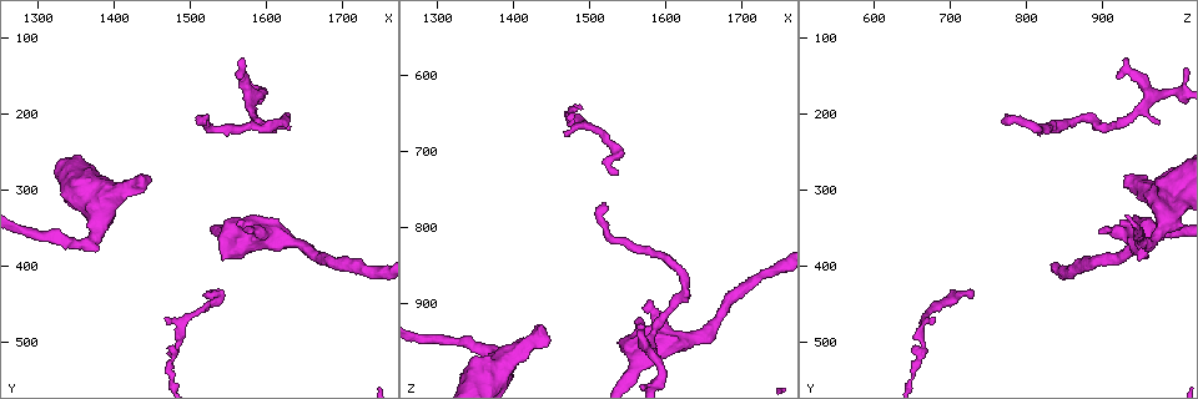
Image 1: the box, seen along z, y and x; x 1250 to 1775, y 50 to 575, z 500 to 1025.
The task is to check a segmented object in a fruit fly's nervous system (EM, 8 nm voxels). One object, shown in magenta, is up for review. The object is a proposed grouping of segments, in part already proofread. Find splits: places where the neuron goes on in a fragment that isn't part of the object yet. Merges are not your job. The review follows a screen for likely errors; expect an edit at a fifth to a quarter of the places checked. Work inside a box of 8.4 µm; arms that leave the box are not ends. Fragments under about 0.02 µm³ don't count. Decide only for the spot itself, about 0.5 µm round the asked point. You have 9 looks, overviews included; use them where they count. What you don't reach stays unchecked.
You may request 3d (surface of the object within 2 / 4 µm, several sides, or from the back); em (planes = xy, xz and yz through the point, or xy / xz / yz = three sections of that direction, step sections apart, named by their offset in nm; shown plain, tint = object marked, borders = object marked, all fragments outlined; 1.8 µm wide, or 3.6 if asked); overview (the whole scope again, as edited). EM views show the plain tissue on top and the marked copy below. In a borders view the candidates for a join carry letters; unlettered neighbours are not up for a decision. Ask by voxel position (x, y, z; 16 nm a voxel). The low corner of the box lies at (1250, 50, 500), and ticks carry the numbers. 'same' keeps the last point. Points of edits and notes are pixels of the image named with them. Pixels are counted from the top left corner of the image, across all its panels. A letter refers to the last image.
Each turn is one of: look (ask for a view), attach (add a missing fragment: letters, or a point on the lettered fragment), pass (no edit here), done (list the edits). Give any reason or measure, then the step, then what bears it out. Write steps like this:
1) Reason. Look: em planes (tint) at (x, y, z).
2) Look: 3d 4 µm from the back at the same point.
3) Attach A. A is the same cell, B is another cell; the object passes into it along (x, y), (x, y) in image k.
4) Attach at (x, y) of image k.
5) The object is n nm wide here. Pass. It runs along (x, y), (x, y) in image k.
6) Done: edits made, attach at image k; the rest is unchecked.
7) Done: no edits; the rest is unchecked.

Free end. Look: em planes (borders) at (1515, 210, 765).

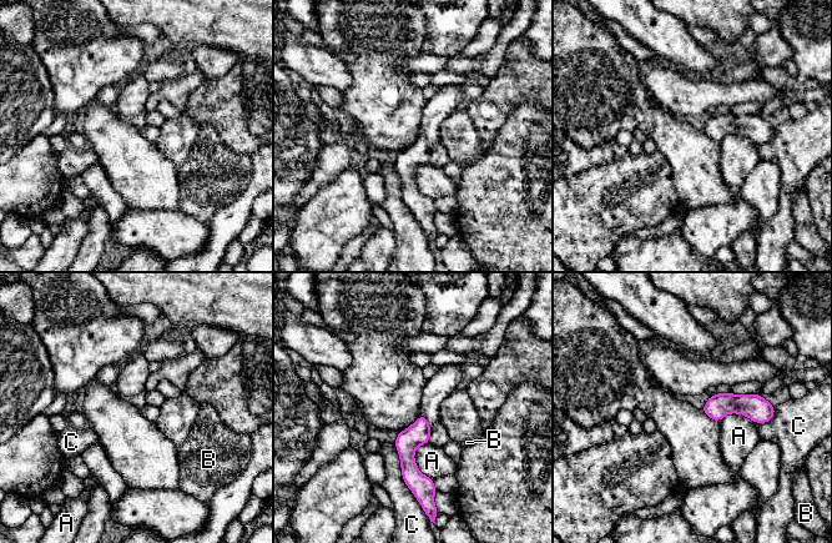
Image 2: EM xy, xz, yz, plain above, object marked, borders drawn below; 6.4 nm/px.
Pass. A, B and C are other cells; it runs along (422, 418), (408, 441), (413, 487) in image 2; none of them fits.

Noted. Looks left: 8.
Free end. Look: 3d 4 µm at (1440, 280, 960).

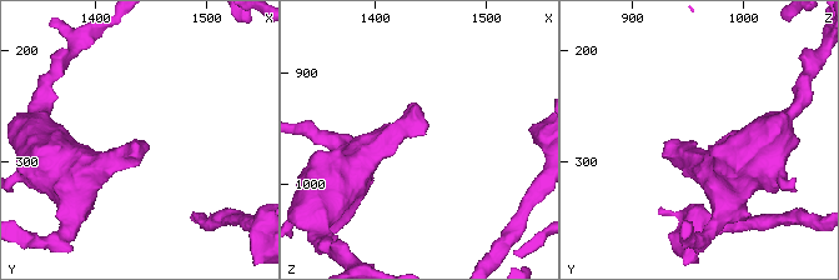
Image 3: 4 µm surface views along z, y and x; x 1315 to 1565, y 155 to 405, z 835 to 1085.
Now the EM. Look: em planes (borders) at (1442, 284, 960).

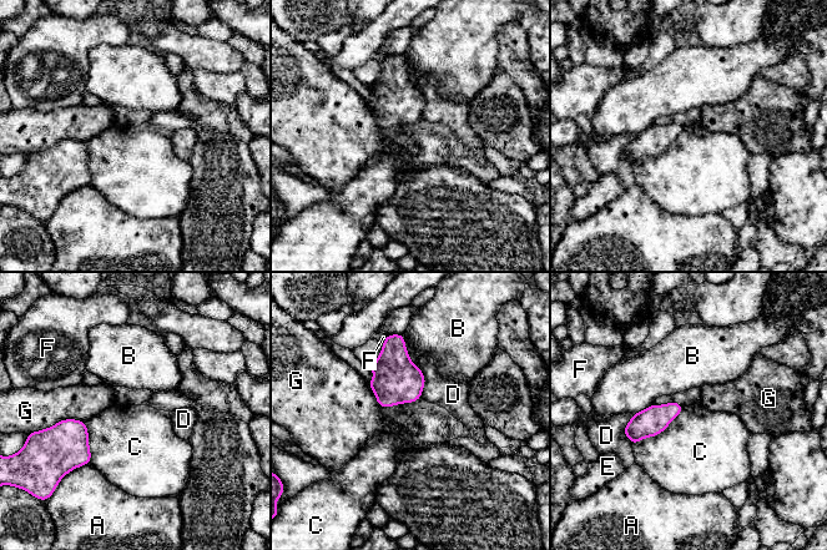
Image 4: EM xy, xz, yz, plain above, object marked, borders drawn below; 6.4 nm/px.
Pass. A, B, C, D, E, F and G are other cells; no lettered fragment goes on from it.

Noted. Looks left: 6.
Stops while still wide. Look: em planes (borders) at (1540, 360, 945).

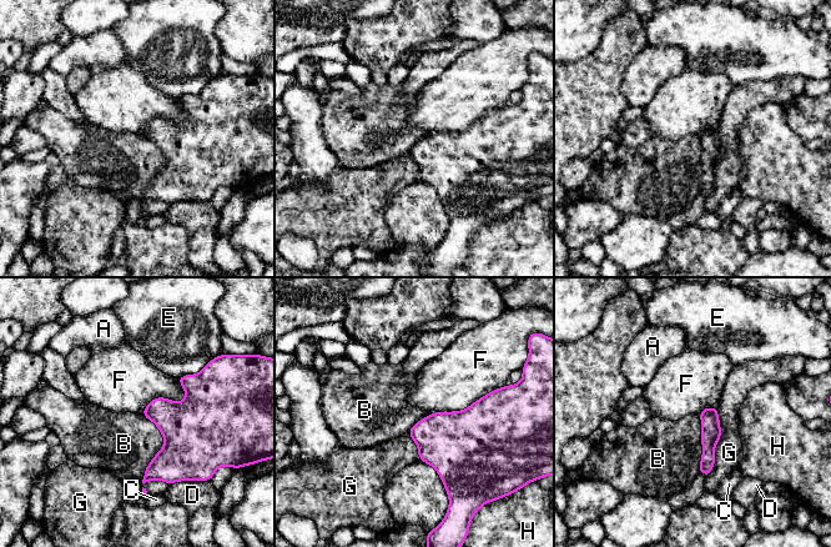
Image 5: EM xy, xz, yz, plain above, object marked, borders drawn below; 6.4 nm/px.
Pass. A, B, C, D, E, F, G and H are other cells; a border runs along (141, 413), (164, 440), (141, 482) in image 5; none of them fits.

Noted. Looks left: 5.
An open end. Look: 3d 2 µm at (1570, 125, 930).

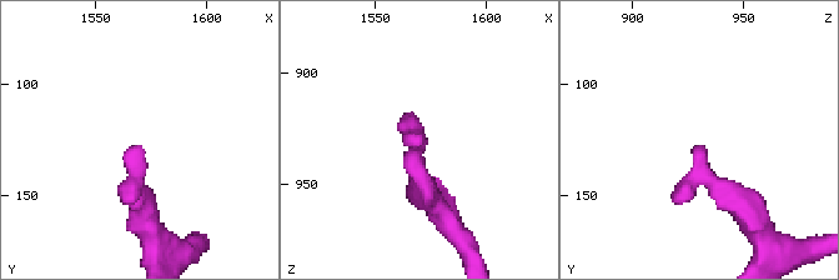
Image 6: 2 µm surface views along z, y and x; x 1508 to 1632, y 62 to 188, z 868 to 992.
Look: em xy step 16 (borders) at (1569, 127, 930).

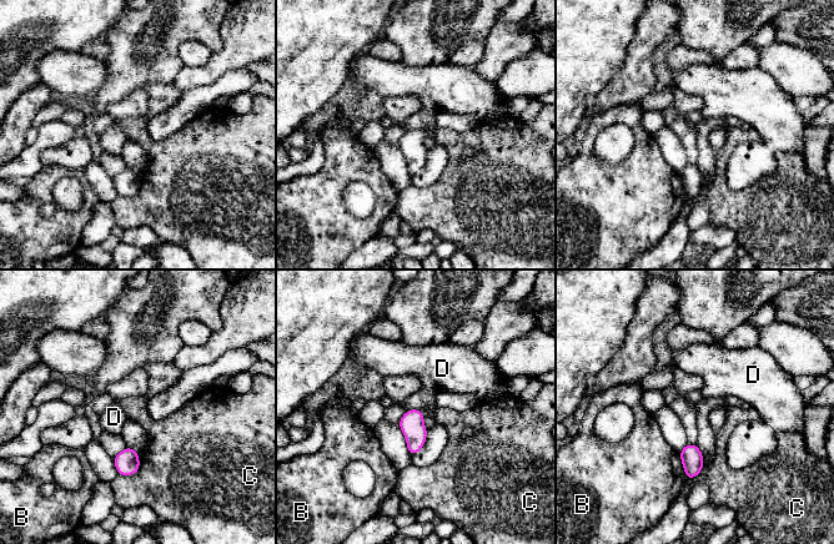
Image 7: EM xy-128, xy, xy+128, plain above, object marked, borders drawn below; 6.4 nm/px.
The longest contact is with C, 200 nm. Pass. B, C and D are other cells; a border runs along (420, 408), (410, 408), (407, 411) in image 7; no lettered fragment goes on from it.

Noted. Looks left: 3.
Done: no edits; the rest is unchecked.

